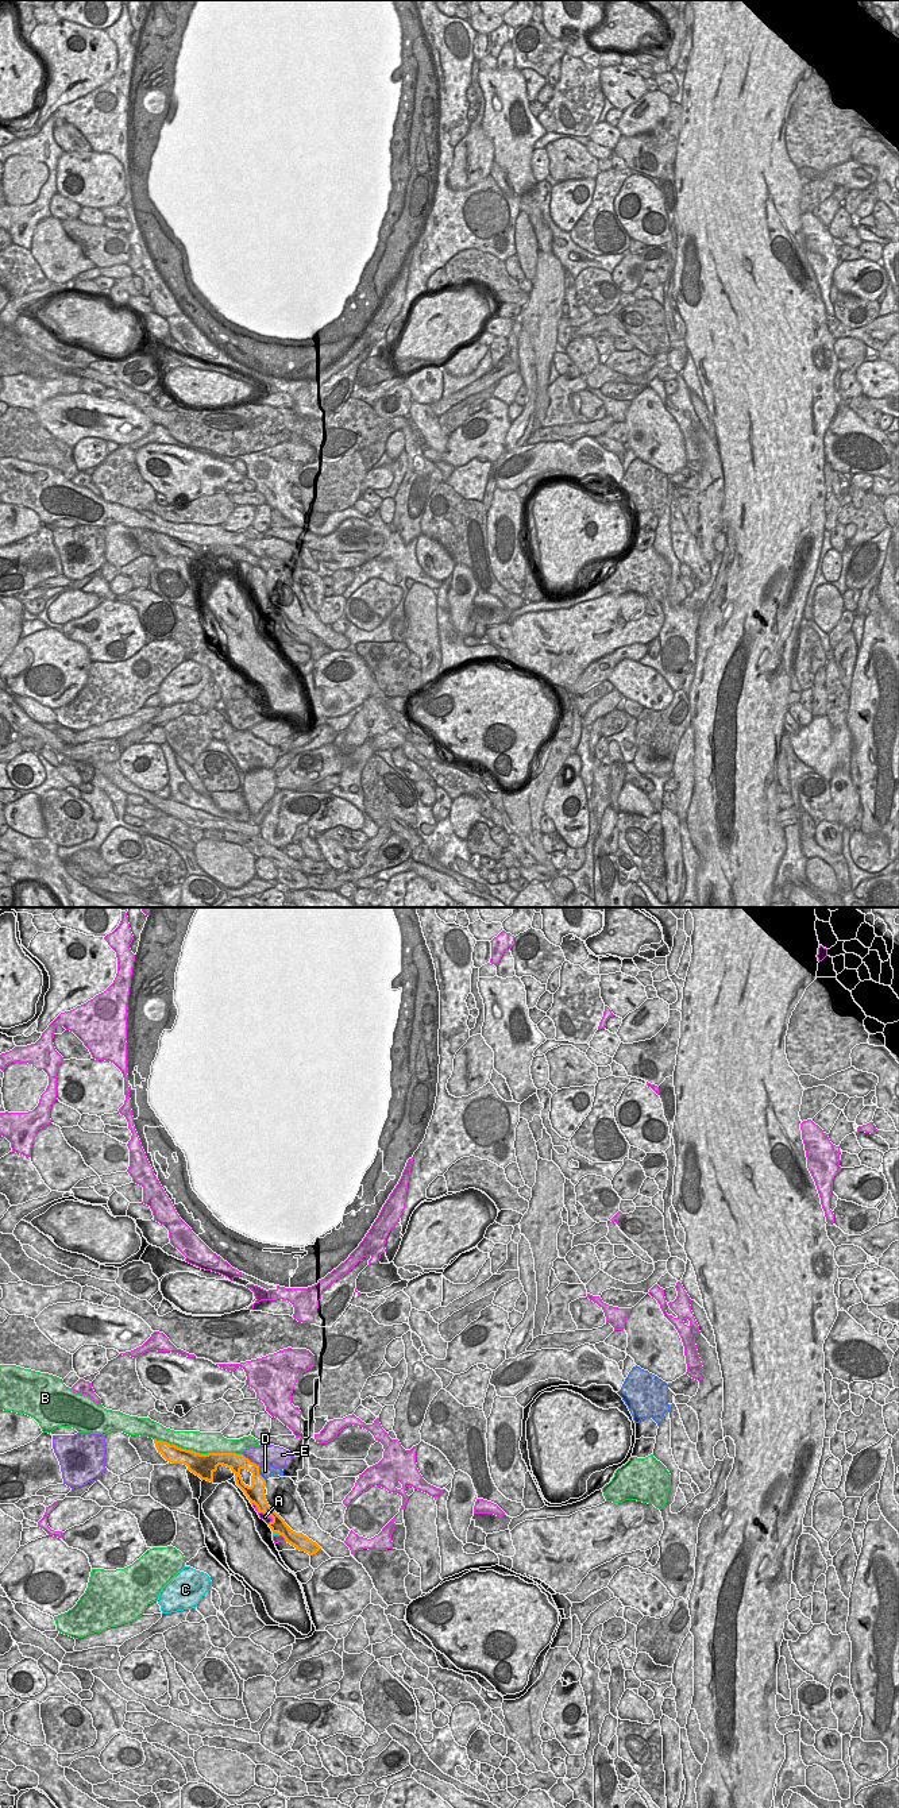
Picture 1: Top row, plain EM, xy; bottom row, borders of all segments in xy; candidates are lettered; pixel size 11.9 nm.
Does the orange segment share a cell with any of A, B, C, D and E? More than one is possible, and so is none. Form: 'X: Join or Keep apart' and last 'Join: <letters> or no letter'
A: Keep apart
B: Keep apart
C: Keep apart
D: Keep apart
E: Keep apart
Join: no letter

